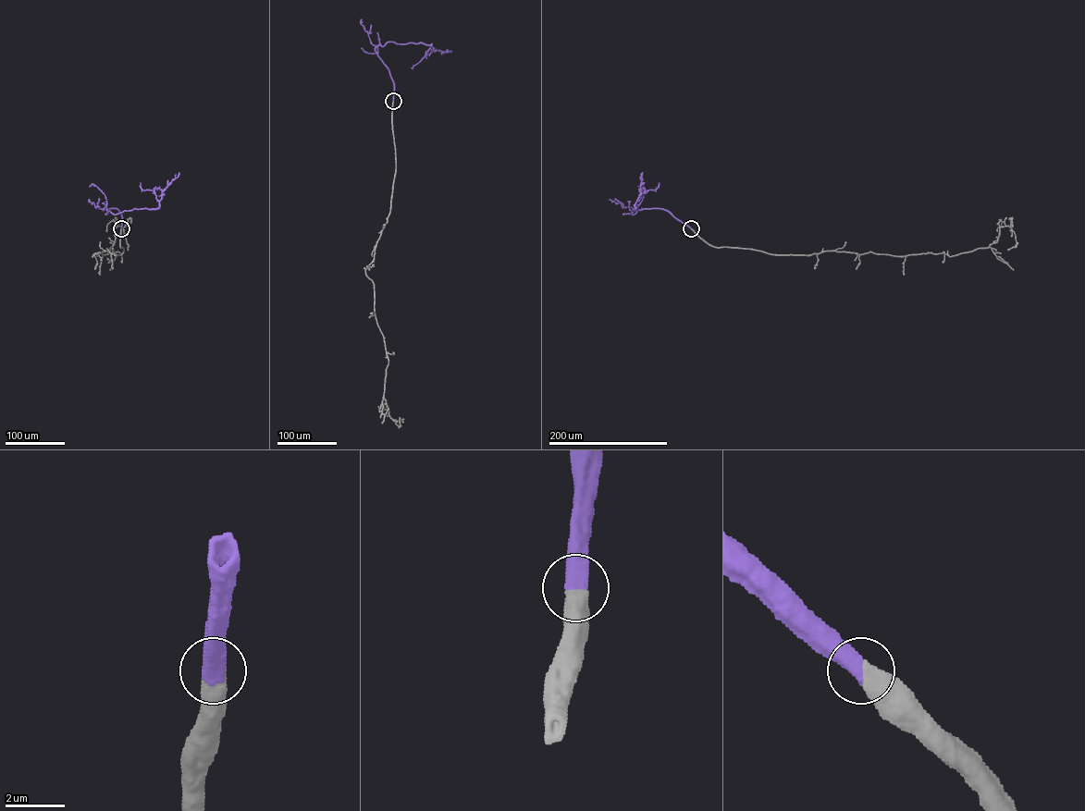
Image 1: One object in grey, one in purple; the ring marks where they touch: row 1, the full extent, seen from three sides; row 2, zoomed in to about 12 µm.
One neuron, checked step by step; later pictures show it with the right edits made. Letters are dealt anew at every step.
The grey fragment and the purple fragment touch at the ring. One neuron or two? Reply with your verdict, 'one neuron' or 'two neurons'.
one neuron

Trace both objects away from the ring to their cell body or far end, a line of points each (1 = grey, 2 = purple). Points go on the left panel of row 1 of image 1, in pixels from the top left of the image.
1: (121, 228), (120, 255), (104, 251), (93, 254), (117, 256), (112, 247), (117, 226), (122, 227), (128, 250)
2: (121, 228), (118, 210), (104, 208), (116, 215), (134, 208), (156, 208), (162, 191), (178, 172)

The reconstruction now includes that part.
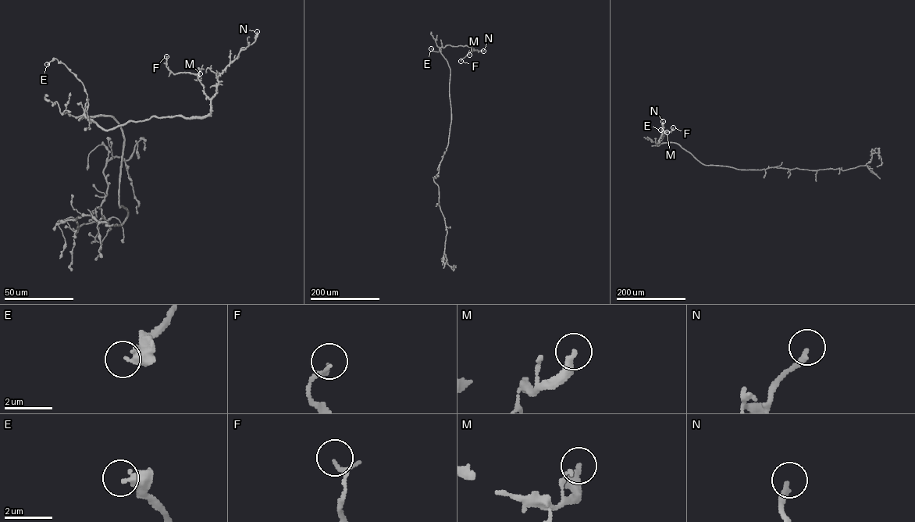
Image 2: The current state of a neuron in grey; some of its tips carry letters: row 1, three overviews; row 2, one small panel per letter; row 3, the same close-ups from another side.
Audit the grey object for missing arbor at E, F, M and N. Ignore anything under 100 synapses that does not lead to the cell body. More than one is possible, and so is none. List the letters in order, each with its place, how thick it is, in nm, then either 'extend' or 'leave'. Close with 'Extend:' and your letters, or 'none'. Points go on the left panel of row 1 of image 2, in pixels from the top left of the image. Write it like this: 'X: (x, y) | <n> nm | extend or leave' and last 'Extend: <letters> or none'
E: (47, 64) | 400 nm | leave
F: (166, 56) | 100 nm | leave
M: (200, 73) | 320 nm | leave
N: (257, 31) | 240 nm | leave
Extend: none

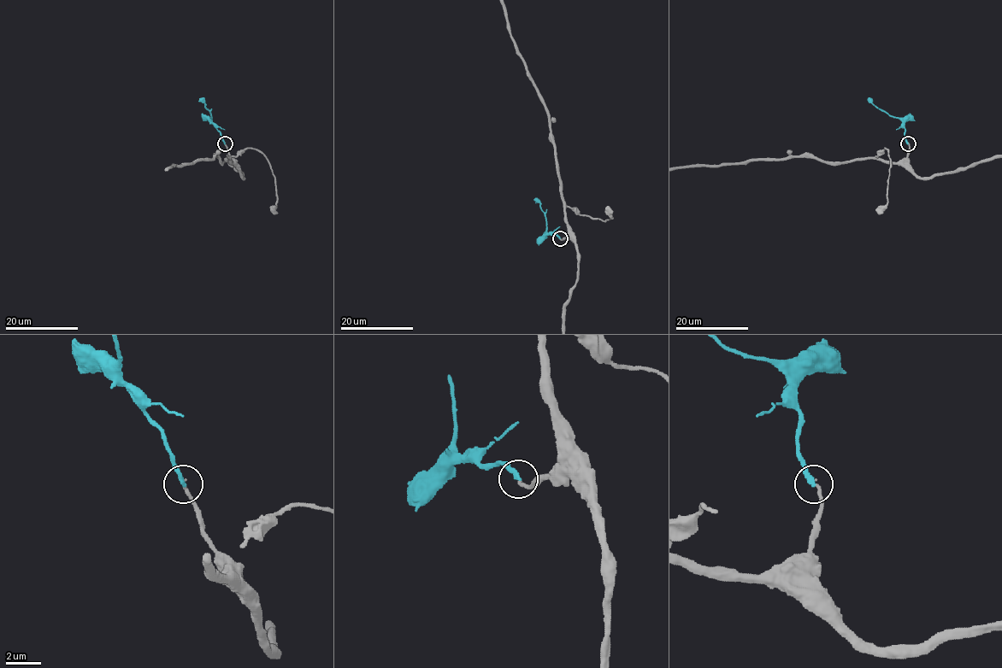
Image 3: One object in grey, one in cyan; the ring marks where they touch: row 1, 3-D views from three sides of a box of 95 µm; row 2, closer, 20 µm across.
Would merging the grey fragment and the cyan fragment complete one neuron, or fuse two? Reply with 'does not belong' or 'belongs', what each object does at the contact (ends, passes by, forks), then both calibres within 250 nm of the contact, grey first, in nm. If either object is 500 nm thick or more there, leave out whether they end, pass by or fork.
does not belong; grey ends; cyan ends; calibres 170 and 260 nm

